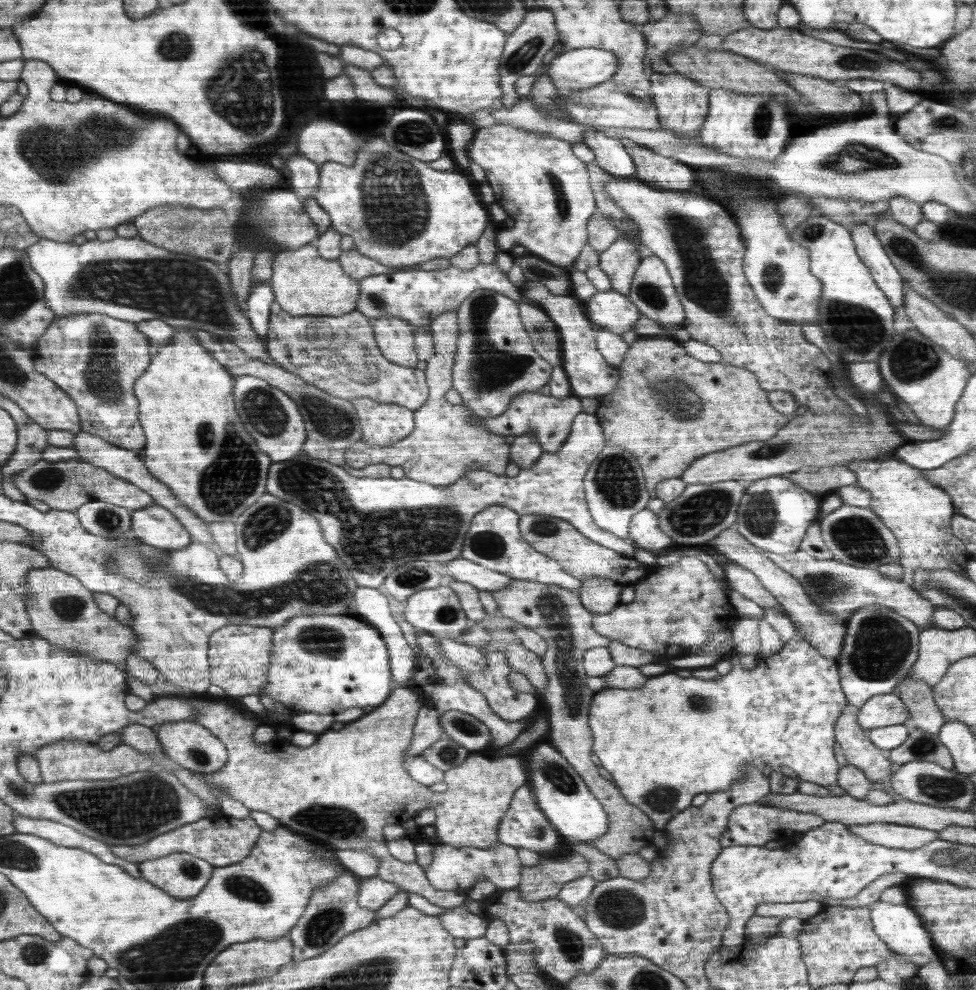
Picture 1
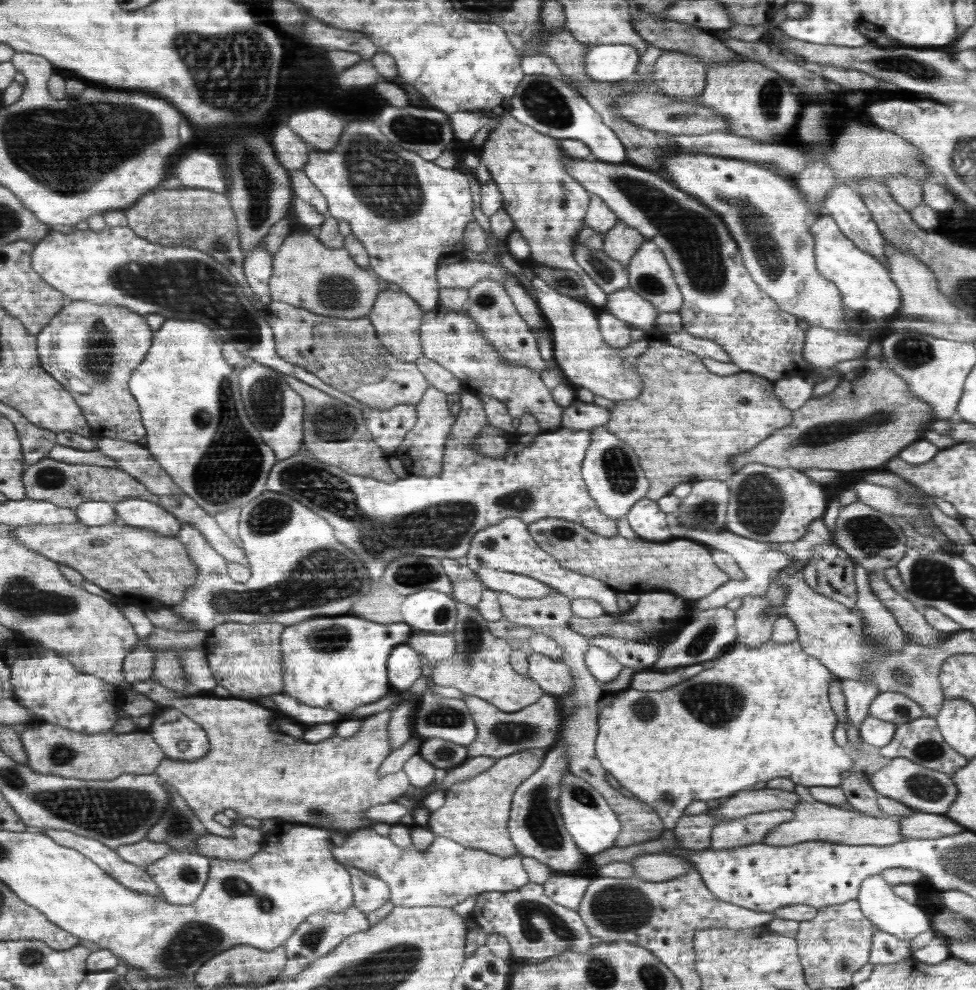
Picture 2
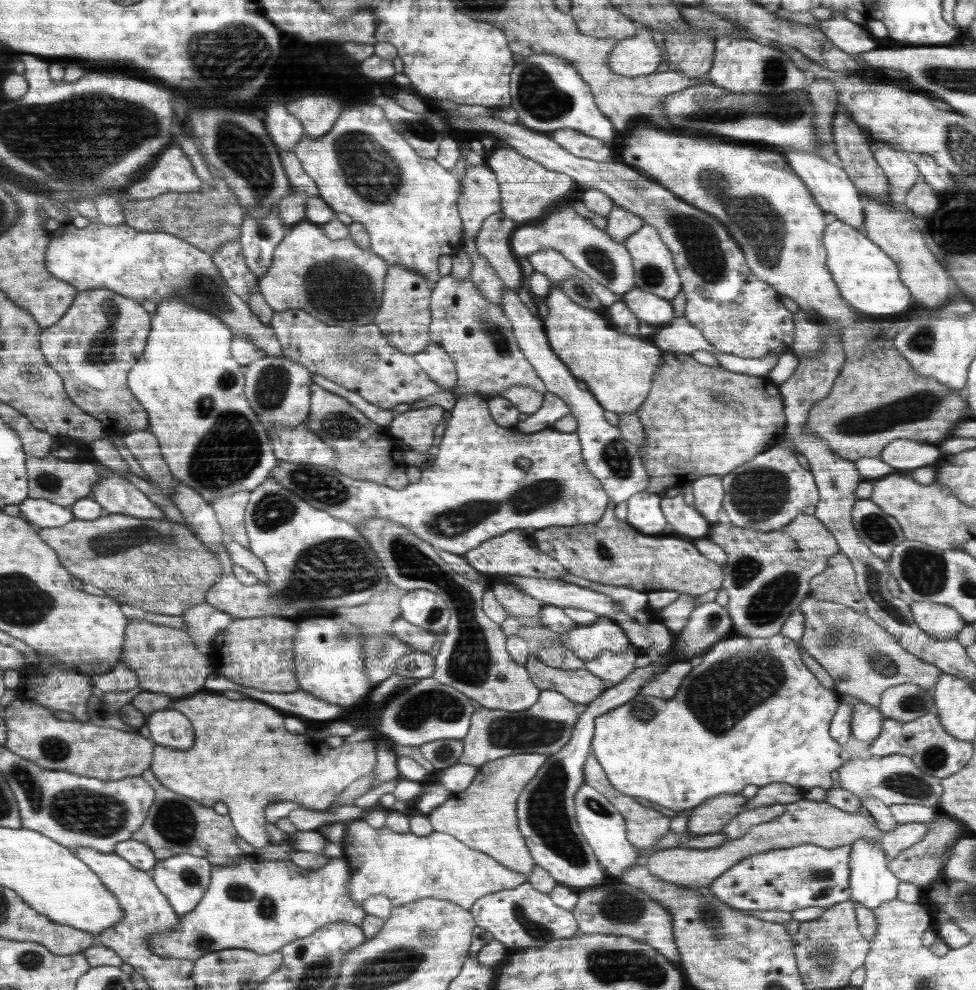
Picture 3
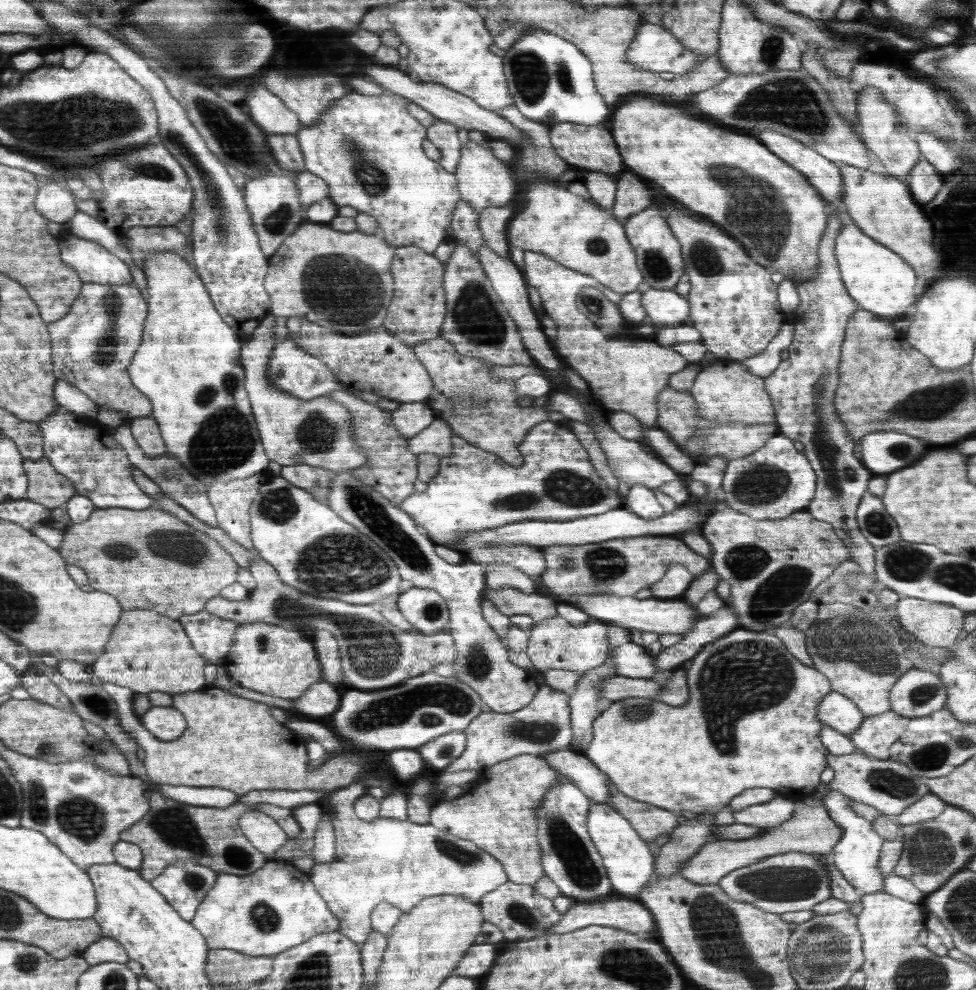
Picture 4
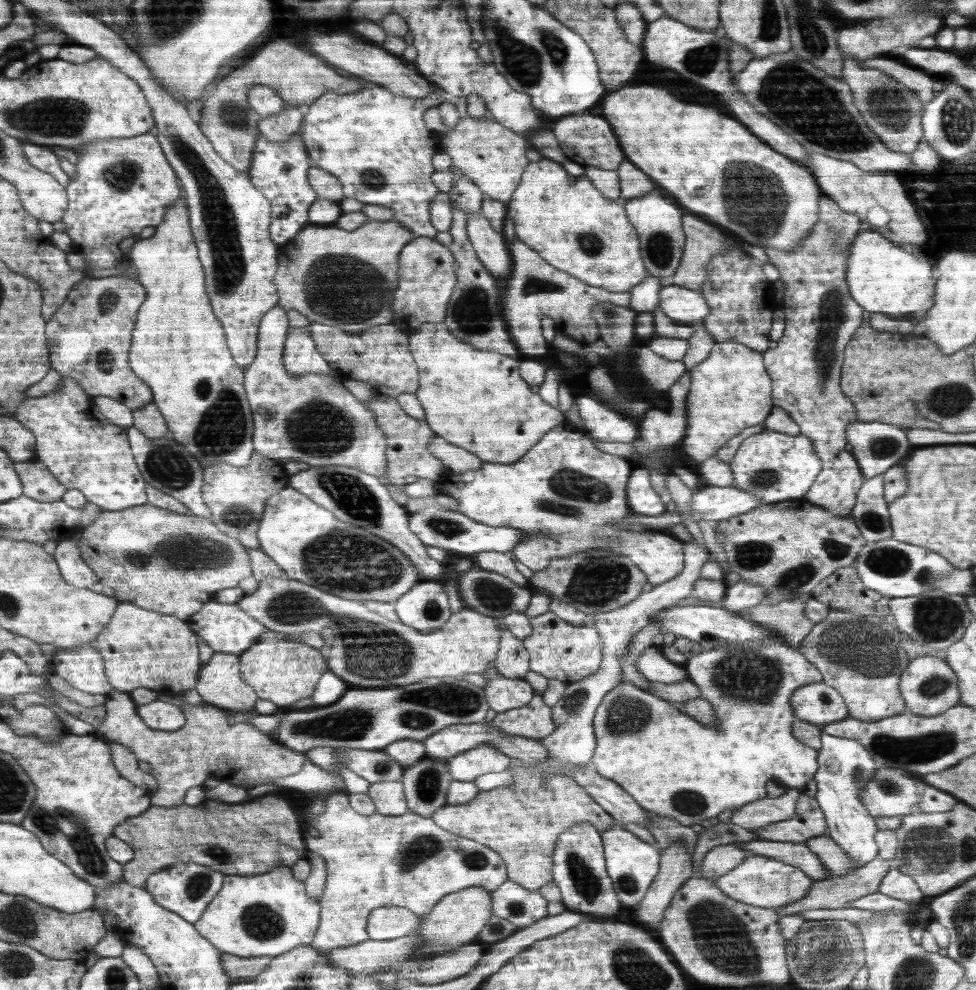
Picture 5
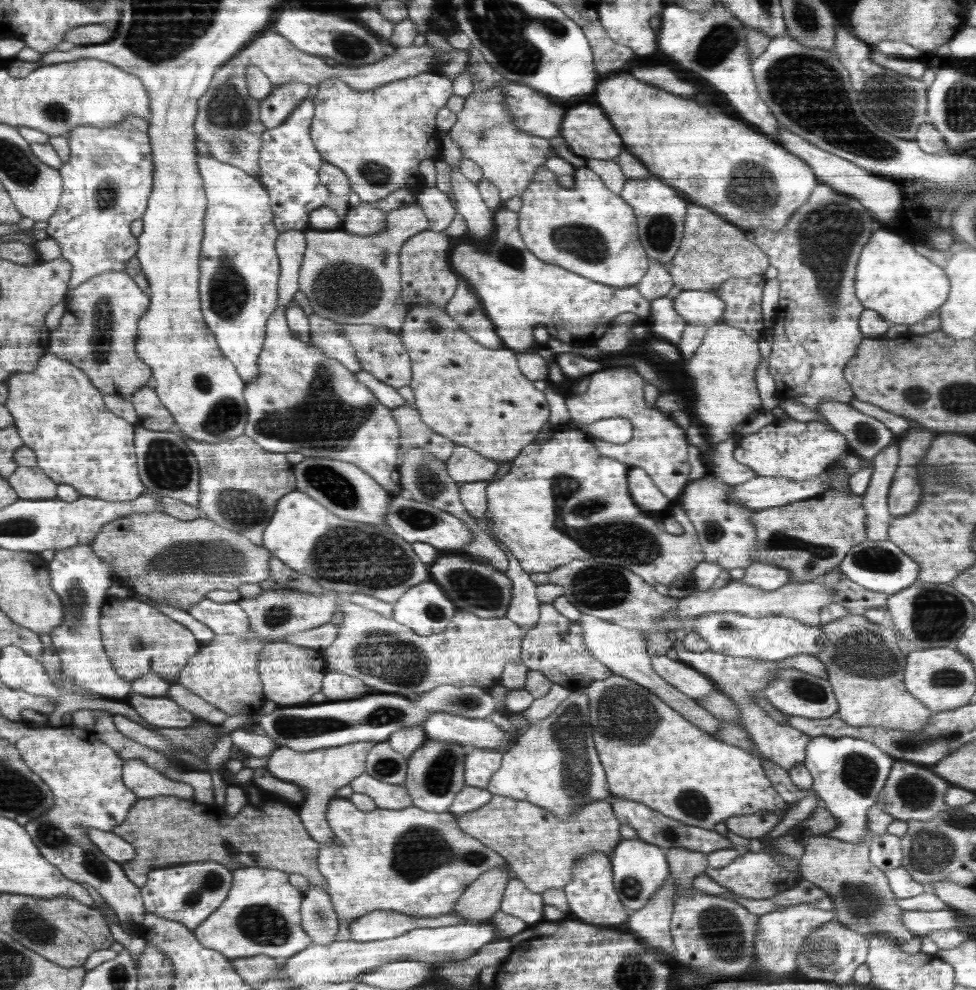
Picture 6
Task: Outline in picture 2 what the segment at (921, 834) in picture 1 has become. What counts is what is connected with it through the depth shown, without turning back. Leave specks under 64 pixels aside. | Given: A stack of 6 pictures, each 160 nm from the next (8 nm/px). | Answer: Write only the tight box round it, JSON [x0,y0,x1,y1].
[762,785,904,847]

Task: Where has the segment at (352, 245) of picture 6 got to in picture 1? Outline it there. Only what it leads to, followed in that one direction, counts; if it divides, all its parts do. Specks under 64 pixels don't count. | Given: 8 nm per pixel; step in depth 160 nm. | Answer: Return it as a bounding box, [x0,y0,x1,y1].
[271,243,361,316]

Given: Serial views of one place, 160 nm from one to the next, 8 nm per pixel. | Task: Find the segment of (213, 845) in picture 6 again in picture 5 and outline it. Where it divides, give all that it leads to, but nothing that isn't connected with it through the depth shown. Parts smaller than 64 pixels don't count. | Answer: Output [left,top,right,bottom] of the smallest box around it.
[114,794,306,886]

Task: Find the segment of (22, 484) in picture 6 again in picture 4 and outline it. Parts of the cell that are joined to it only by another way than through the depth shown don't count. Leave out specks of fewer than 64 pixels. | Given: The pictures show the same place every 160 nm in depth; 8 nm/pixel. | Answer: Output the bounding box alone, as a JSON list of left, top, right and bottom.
[23,458,77,509]

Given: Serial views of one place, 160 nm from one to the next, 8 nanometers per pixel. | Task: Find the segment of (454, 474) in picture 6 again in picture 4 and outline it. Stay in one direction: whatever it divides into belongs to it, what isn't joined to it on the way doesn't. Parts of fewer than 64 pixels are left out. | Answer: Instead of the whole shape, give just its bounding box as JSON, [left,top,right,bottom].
[408,418,453,457]

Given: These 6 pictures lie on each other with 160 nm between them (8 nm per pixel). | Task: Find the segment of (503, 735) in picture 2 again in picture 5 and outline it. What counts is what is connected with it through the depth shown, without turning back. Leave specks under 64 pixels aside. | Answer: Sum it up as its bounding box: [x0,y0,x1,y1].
[448,694,554,782]

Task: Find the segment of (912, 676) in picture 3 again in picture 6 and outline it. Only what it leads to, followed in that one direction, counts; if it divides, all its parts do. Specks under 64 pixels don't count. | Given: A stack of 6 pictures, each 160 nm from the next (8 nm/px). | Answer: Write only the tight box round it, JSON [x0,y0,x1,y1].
[816,614,933,732]

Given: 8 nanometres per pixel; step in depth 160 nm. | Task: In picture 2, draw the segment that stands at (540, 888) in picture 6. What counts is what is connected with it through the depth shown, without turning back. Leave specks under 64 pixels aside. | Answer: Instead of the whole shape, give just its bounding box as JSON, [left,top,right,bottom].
[429,748,547,856]

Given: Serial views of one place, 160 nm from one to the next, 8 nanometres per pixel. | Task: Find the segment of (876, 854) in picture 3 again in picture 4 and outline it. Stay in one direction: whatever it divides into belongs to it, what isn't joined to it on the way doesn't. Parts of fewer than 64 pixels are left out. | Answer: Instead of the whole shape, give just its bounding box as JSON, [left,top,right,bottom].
[820,790,886,894]

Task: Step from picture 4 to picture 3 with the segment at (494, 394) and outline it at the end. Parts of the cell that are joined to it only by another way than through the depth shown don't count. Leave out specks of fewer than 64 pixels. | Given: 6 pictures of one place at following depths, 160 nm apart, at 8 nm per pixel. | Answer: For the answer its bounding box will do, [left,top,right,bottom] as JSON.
[415,344,458,391]

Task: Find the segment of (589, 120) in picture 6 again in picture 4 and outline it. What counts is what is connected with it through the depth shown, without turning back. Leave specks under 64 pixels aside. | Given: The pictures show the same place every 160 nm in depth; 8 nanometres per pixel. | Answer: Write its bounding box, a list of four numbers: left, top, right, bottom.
[550,123,625,176]

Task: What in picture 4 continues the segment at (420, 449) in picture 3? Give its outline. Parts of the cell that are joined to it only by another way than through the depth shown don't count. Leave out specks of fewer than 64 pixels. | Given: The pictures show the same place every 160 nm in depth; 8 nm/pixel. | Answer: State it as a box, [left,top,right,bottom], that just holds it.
[392,403,436,439]

